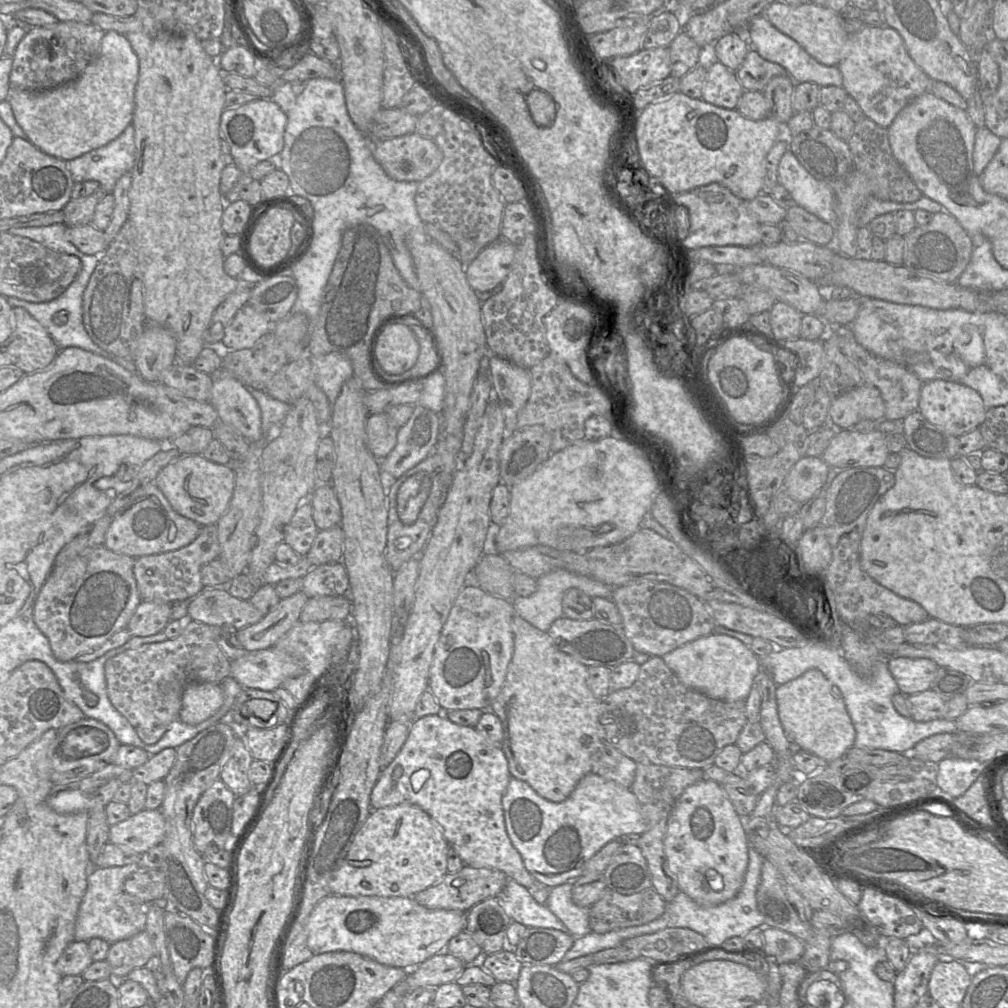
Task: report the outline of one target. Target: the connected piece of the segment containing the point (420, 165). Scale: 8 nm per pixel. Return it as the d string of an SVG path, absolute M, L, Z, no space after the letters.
M417 133L372 141L375 160L397 181L422 181L441 164L443 154L431 139Z

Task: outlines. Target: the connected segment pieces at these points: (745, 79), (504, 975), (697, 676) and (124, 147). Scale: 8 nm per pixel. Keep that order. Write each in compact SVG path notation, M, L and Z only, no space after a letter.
M754 49L748 51L735 73L745 91L763 91L774 77L788 75L784 67L765 60Z
M509 947L491 955L484 955L480 964L497 982L509 983L517 981L523 966L513 948Z
M711 633L661 656L687 687L725 702L746 700L760 672L760 659L740 640Z
M132 124L105 146L66 161L75 183L96 181L100 189L111 194L118 179L130 173L135 161L135 132Z

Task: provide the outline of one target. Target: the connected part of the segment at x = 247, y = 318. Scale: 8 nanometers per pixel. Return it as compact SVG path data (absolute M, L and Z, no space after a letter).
M249 304L242 306L225 328L222 345L225 350L252 347L264 334L272 330L268 318Z

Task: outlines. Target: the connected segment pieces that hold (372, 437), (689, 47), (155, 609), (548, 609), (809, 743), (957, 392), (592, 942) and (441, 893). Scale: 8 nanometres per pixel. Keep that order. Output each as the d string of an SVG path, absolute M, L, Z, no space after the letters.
M386 413L369 414L366 420L368 446L377 459L384 459L393 450L399 428Z
M681 31L669 45L671 60L670 76L682 78L699 65L701 47Z
M142 600L126 629L132 636L151 636L164 630L171 621L170 615L171 603Z
M565 569L553 570L537 578L536 591L527 597L516 595L511 599L515 613L541 631L547 631L551 624L563 616L562 598L569 588L578 588L591 598L611 598L615 587L604 584L594 578L578 575Z
M810 669L800 677L777 686L776 700L779 719L795 748L800 748L827 762L831 762L845 756L846 752L854 746L856 732L847 712L841 692L821 671Z
M936 379L923 383L918 410L933 425L960 437L979 428L985 419L987 408L976 390L957 382Z
M664 917L638 926L630 926L605 933L590 932L584 936L574 937L572 947L565 953L562 961L569 961L580 956L592 955L598 951L620 946L628 938L651 934L667 927Z
M464 865L455 873L447 873L440 881L413 896L414 900L428 909L457 910L467 913L485 899L497 897L504 889L507 875L494 868L474 868Z

